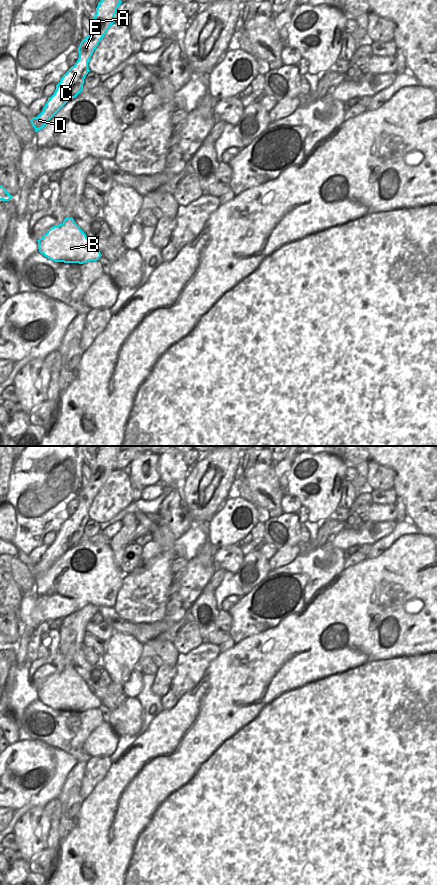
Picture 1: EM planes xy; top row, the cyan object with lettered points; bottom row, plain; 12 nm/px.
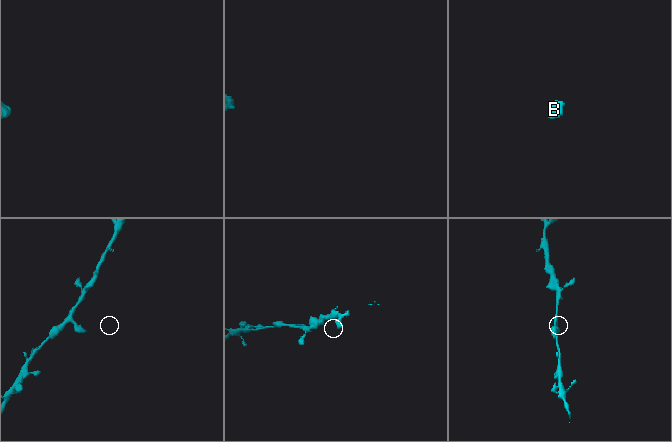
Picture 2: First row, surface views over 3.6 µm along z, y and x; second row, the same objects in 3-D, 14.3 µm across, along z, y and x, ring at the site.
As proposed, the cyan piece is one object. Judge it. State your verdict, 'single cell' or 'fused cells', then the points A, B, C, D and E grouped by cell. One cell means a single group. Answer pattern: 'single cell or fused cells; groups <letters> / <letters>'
single cell; groups A B C D E

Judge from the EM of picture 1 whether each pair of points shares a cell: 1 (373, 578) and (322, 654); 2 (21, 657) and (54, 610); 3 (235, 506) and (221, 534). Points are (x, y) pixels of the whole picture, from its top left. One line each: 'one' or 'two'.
1: one
2: one
3: one

